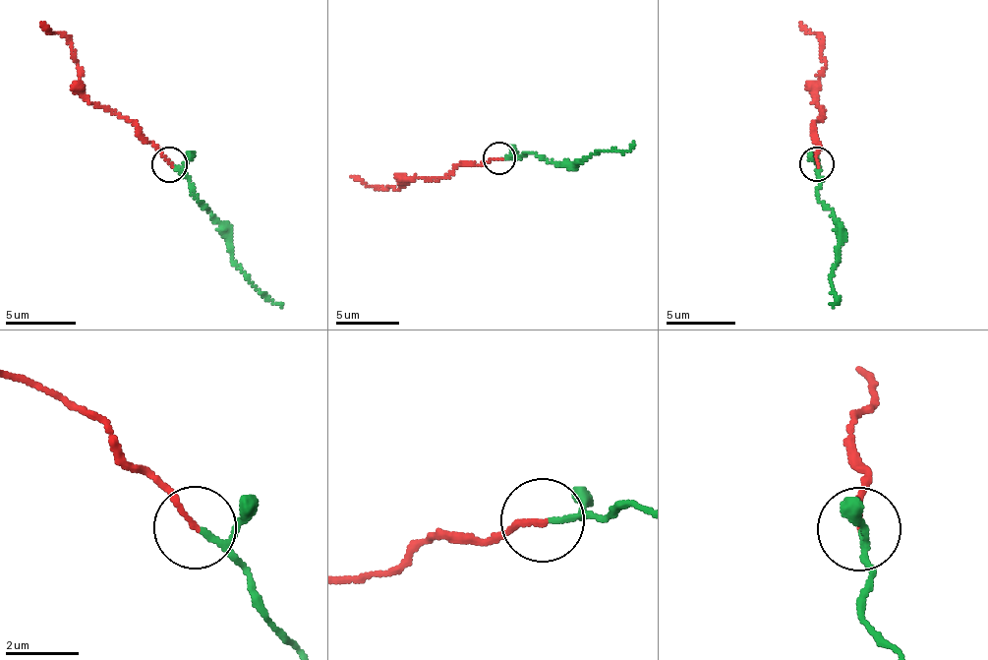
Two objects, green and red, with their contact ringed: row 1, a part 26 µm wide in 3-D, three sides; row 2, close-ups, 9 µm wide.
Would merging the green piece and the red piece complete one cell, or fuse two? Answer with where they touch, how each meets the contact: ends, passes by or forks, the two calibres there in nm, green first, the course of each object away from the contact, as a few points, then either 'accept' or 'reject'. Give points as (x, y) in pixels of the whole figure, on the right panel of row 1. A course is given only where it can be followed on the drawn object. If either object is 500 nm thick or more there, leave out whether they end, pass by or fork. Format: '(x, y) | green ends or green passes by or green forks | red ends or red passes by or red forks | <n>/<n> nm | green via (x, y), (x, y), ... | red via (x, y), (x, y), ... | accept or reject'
(816, 164) | green passes by | red ends | 110/160 nm | green via (818, 163), (820, 202), (833, 212), (837, 226), (837, 265), (831, 279), (838, 300), (830, 304) | red via (817, 163), (813, 124), (823, 110), (814, 99), (826, 61), (818, 36), (800, 23) | accept

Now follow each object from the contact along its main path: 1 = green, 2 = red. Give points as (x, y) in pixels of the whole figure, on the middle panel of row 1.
1: (501, 158), (536, 152), (548, 162), (564, 163), (584, 160), (600, 150), (626, 151), (633, 142)
2: (498, 158), (457, 164), (441, 177), (414, 177), (397, 190), (366, 186), (350, 176)

